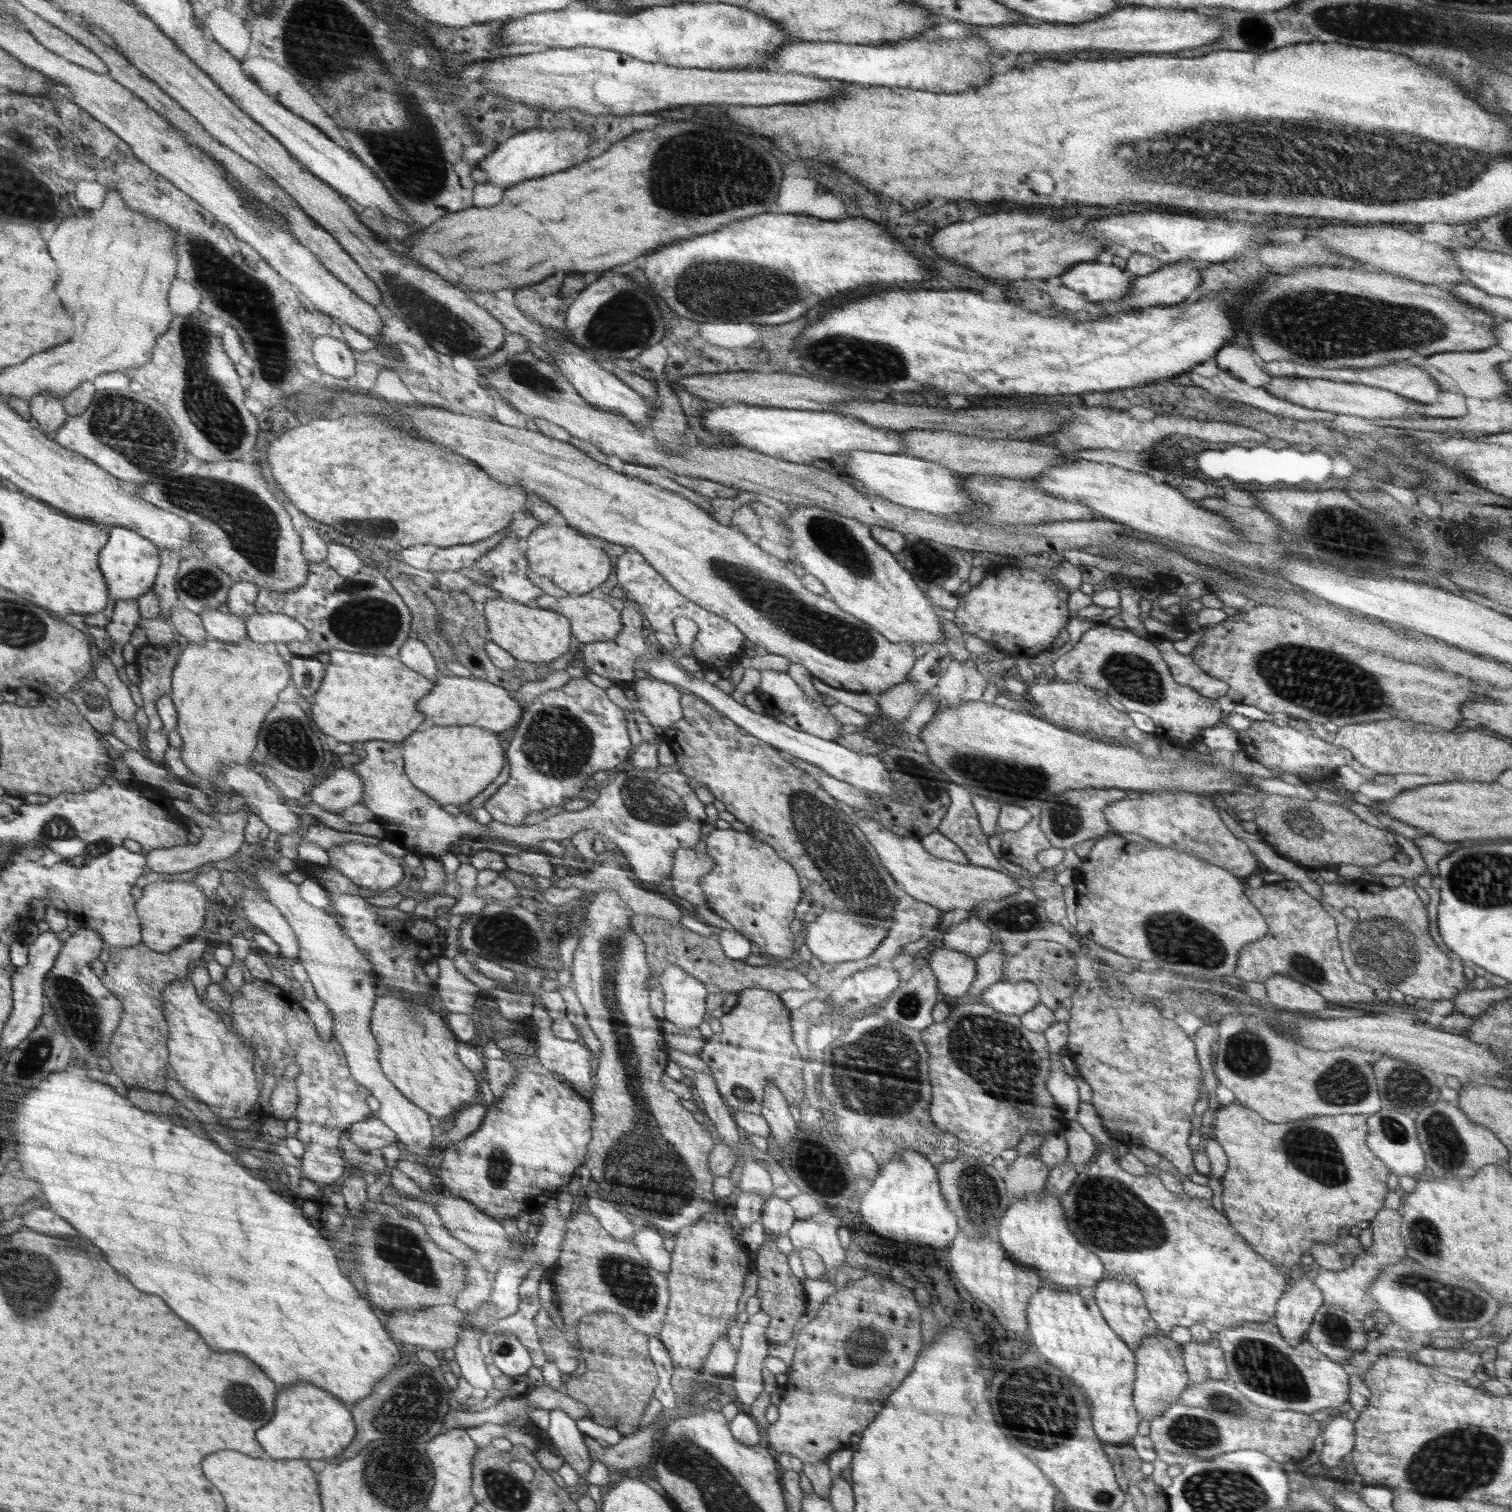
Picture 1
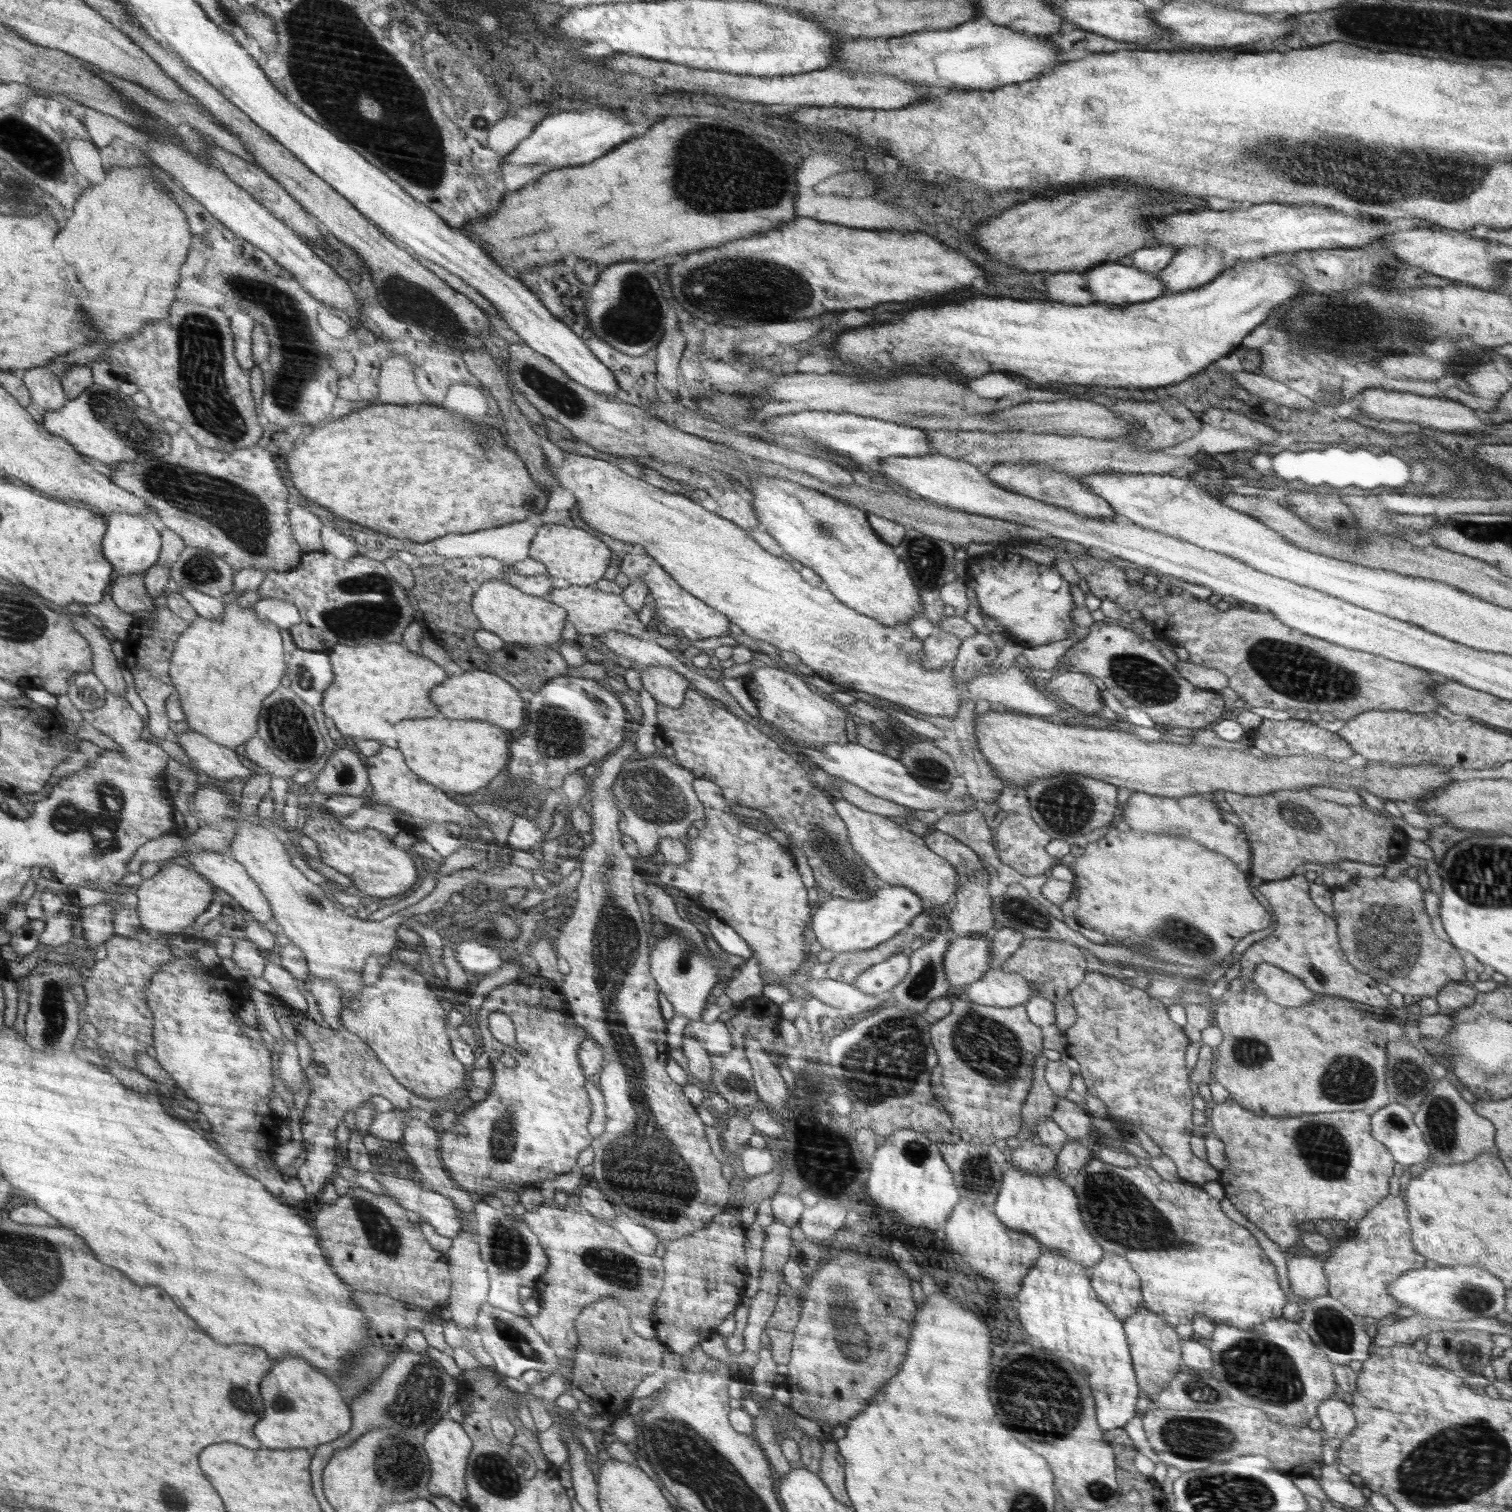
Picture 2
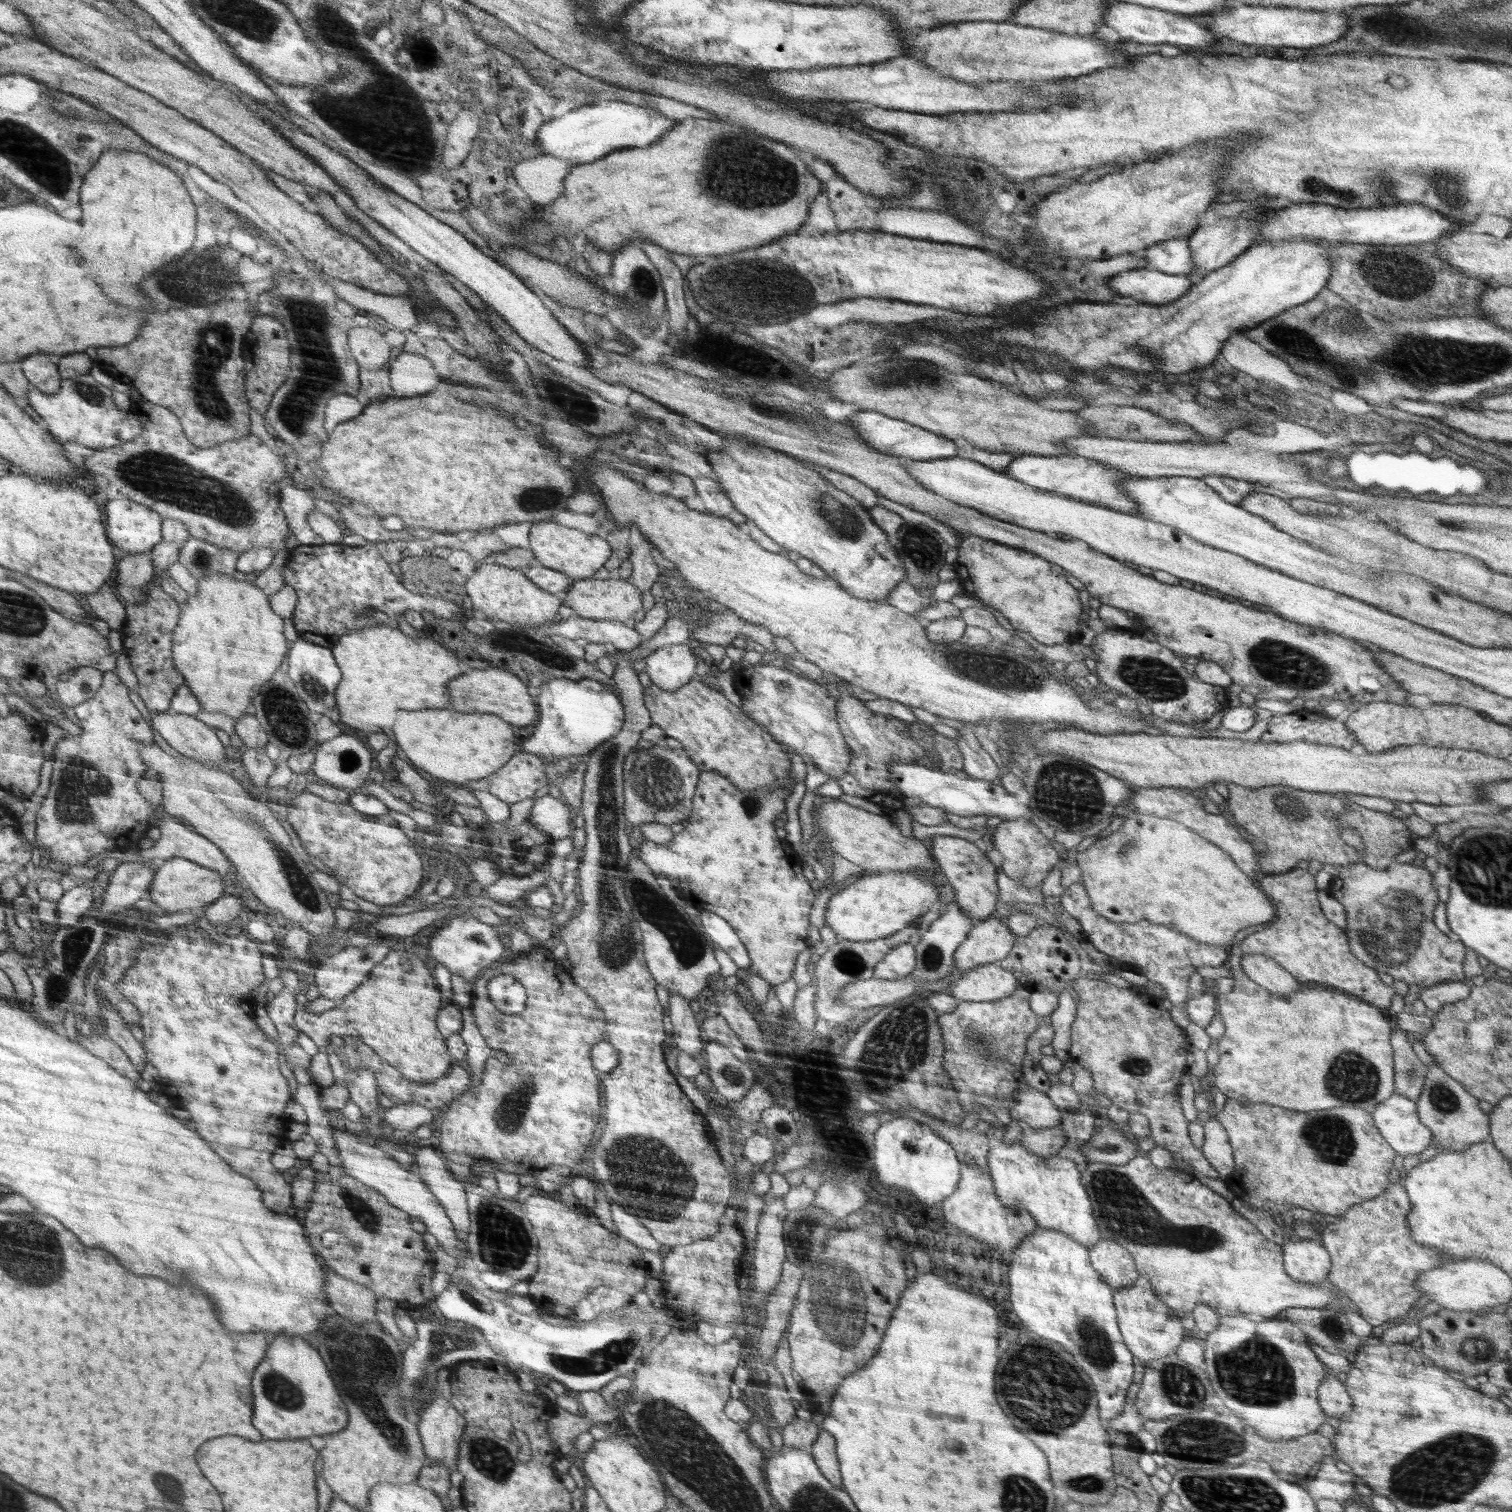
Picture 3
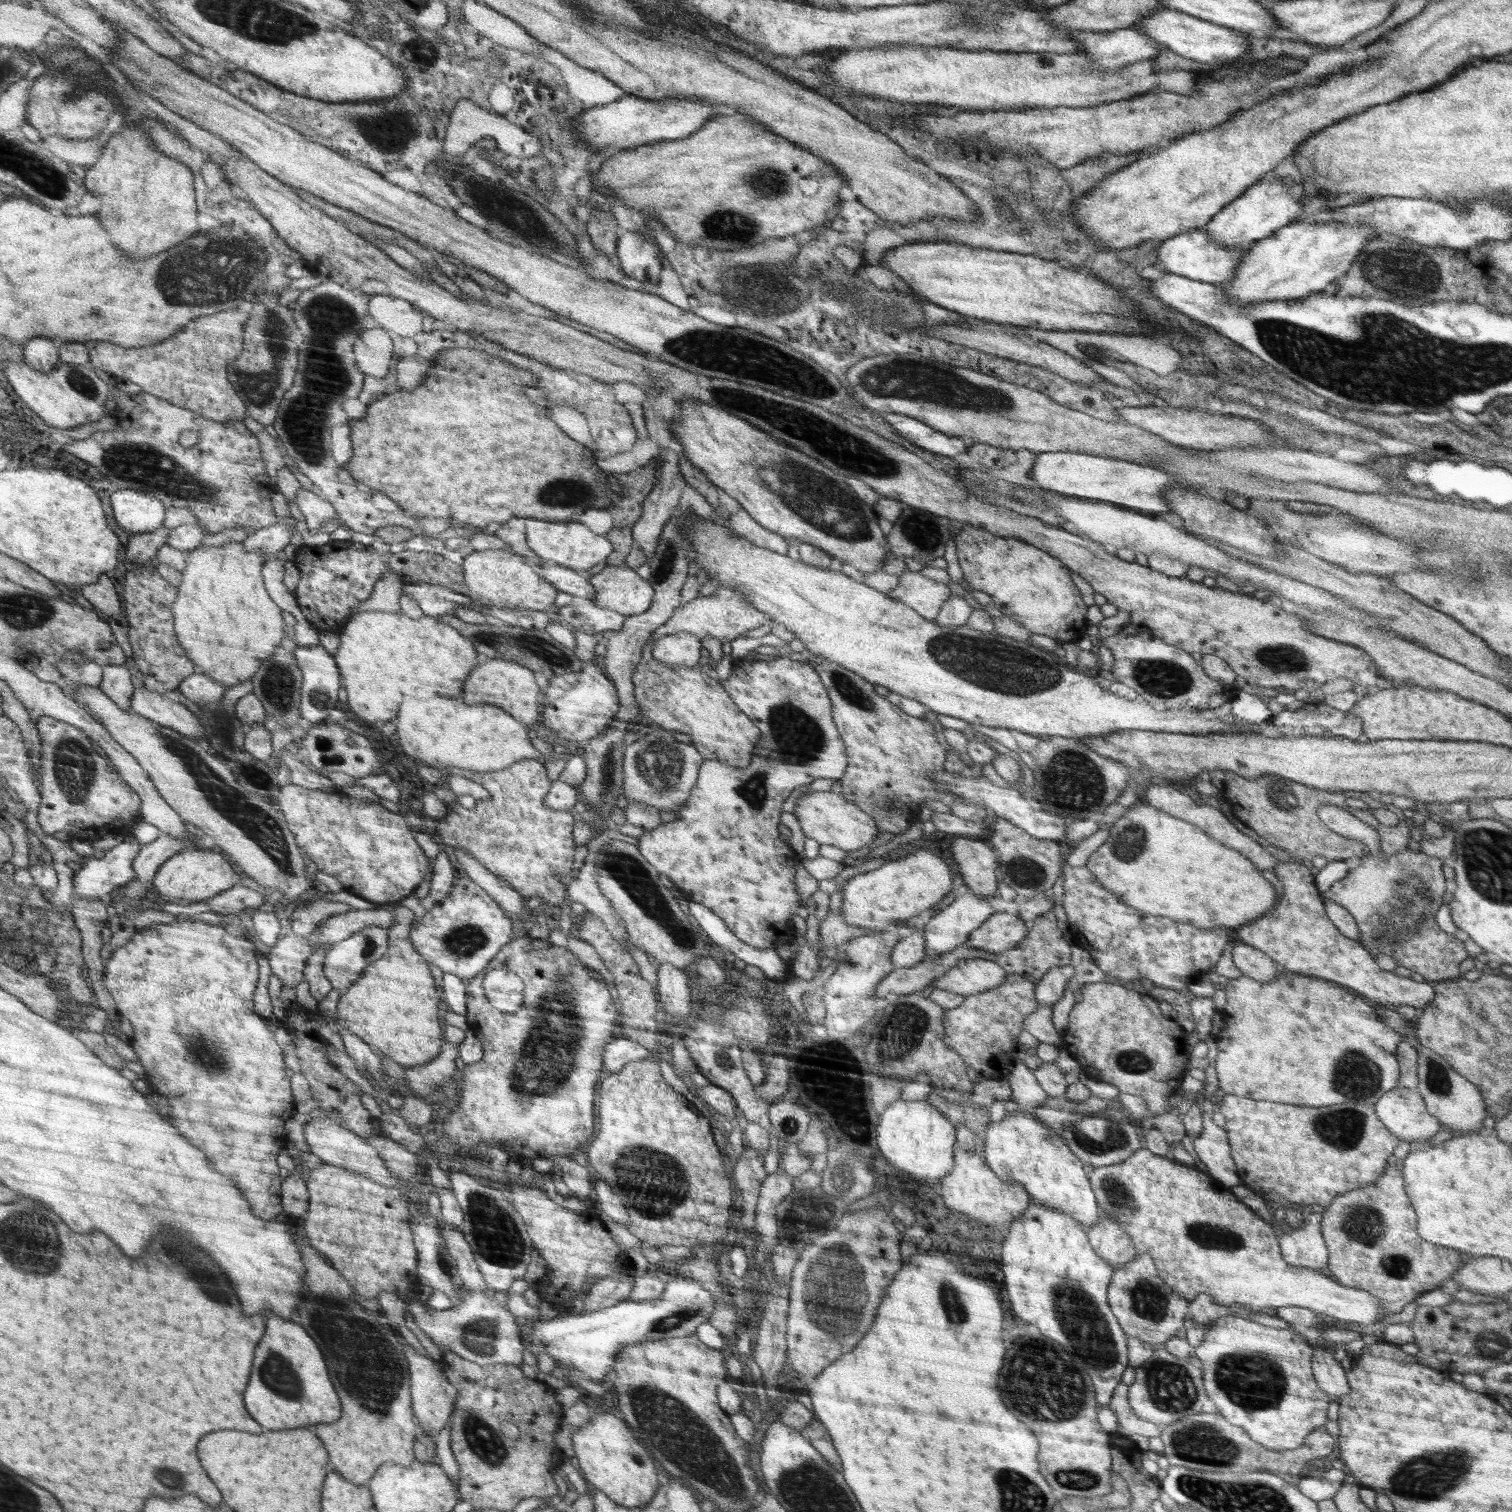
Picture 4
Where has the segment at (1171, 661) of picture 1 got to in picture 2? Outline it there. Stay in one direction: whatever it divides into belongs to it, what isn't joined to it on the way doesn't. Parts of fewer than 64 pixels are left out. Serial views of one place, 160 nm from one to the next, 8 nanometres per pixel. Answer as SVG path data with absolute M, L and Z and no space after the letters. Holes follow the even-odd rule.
M1191 660L1178 661L1177 671L1182 678L1202 690L1220 692L1229 686L1230 679L1223 672L1214 668L1206 668Z

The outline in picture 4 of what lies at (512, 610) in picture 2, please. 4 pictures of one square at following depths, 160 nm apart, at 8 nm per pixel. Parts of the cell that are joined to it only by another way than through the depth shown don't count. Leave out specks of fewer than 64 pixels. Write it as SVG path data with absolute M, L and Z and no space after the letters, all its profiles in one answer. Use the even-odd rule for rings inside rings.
M512 548L502 550L475 550L466 557L462 564L463 581L468 586L468 597L481 602L484 606L492 605L510 609L548 611L554 604L556 588L545 578L536 576L524 560L513 552Z

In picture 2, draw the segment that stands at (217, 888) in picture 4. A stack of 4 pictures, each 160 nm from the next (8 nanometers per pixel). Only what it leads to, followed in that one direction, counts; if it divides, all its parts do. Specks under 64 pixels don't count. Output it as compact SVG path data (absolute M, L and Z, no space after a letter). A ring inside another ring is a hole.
M166 863L162 869L151 878L144 879L138 885L136 896L138 897L137 911L141 916L143 930L148 934L180 934L180 930L194 925L197 916L200 916L213 902L212 894L214 888L204 882L201 874L196 871L182 867L175 863Z

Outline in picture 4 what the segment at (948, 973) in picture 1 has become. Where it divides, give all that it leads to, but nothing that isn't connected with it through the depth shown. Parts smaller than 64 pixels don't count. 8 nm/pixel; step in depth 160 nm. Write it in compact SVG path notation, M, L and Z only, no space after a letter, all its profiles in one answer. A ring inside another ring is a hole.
M994 913L969 937L965 943L988 953L1002 953L1015 948L1029 933L1029 925L1019 915Z

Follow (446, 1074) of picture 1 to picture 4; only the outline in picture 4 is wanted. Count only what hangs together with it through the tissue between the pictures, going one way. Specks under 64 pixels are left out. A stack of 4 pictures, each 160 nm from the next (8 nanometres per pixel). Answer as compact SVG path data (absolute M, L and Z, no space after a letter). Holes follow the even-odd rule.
M402 905L396 907L393 911L396 914L396 920L394 919L394 932L387 932L388 934L388 948L386 948L386 953L382 955L382 958L376 960L376 963L368 966L359 976L359 979L352 984L347 991L341 996L340 1001L338 1001L337 1017L335 1018L335 1023L338 1024L340 1031L349 1030L353 1032L356 1036L359 1036L366 1044L372 1044L376 1049L381 1050L385 1056L391 1058L392 1061L402 1064L402 1067L416 1067L417 1065L430 1063L435 1060L438 1055L441 1054L440 1046L442 1046L442 1028L440 1028L440 1022L438 1022L438 998L436 998L436 992L434 992L434 980L432 980L432 974L430 974L430 968L428 964L424 962L424 958L420 956L420 953L414 952L412 944L410 944L410 922L414 918L414 912L407 907Z

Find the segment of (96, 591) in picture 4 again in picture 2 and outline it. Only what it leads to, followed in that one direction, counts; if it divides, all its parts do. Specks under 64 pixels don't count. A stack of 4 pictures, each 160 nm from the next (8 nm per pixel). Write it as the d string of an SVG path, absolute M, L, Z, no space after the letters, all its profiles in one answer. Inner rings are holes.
M107 593L100 603L89 604L84 609L100 619L105 630L108 630L109 636L114 635L121 642L127 640L134 623L133 615L118 608L118 605L112 601L110 594Z

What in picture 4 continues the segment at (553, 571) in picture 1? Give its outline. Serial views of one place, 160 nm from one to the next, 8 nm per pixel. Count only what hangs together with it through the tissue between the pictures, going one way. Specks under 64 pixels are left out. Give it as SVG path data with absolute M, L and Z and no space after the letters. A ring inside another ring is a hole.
M526 518L524 536L528 546L545 563L553 563L581 572L586 572L599 562L604 562L612 552L612 544L605 535L598 535L585 525L573 521L542 521Z

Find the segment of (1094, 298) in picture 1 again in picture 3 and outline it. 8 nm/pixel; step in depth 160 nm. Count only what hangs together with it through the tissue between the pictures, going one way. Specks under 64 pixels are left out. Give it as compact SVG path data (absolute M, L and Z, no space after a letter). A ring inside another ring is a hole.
M1145 268L1119 272L1107 282L1107 287L1120 296L1131 296L1154 305L1166 305L1184 296L1192 285L1194 283L1188 275L1166 274Z

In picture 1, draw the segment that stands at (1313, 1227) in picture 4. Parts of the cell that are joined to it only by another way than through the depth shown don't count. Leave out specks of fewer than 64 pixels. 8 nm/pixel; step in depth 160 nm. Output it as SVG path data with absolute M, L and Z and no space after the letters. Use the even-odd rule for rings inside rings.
M1302 1273L1301 1277L1293 1276L1288 1283L1288 1289L1283 1292L1276 1303L1276 1314L1272 1319L1277 1324L1282 1338L1291 1345L1298 1345L1306 1339L1309 1326L1314 1320L1316 1311L1323 1304L1323 1296L1320 1289L1313 1282L1313 1274Z

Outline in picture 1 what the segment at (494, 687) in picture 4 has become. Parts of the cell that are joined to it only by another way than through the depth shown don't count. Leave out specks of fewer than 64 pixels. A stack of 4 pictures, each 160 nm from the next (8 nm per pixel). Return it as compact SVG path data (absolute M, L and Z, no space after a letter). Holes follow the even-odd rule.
M454 674L436 678L436 686L418 703L418 709L425 713L426 720L432 720L435 725L456 727L476 725L478 728L502 734L514 726L522 714L516 698L512 700L508 691L501 685L492 686L492 681L474 677L458 677Z

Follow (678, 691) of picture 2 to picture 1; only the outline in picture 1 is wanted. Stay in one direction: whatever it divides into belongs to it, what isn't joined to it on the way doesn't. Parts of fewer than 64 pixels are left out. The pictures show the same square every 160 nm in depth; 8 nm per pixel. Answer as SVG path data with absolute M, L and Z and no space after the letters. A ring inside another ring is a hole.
M651 676L636 680L633 689L637 696L634 707L646 716L657 736L669 732L683 718L680 692L671 682Z

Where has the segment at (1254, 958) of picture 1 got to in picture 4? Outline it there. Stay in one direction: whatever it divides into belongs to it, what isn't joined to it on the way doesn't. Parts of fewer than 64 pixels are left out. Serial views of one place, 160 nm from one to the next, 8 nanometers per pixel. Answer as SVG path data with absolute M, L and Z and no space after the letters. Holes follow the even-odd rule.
M1287 862L1273 868L1276 878L1282 882L1284 894L1279 895L1276 905L1269 914L1264 915L1252 923L1244 925L1233 934L1234 940L1242 941L1243 944L1252 947L1258 947L1258 950L1264 952L1270 959L1278 965L1279 968L1289 973L1313 976L1319 979L1325 979L1332 983L1337 983L1343 988L1353 989L1370 999L1378 1005L1394 1005L1396 1008L1401 1005L1410 1005L1414 1008L1428 1007L1434 997L1433 984L1428 981L1417 982L1411 977L1400 977L1391 972L1382 971L1374 958L1365 950L1358 941L1343 936L1338 929L1334 927L1332 921L1327 917L1321 892L1316 888L1315 877L1310 869L1303 864Z

